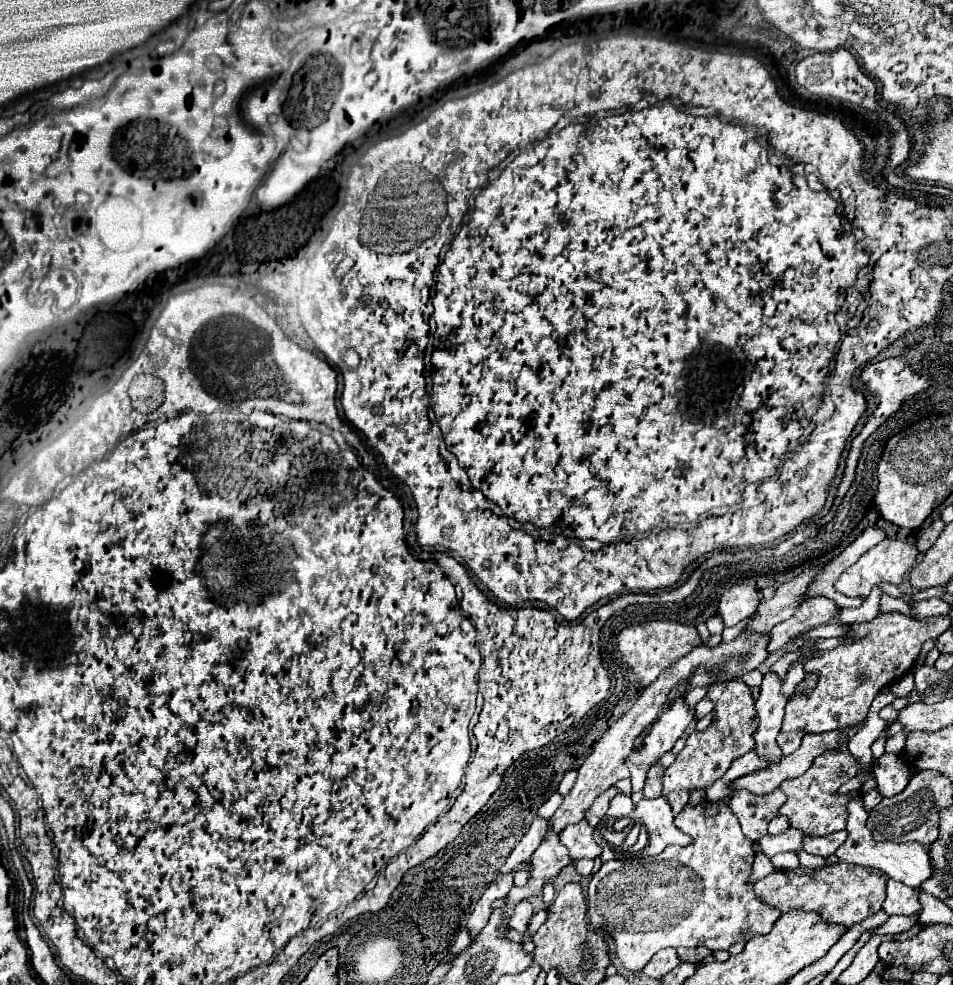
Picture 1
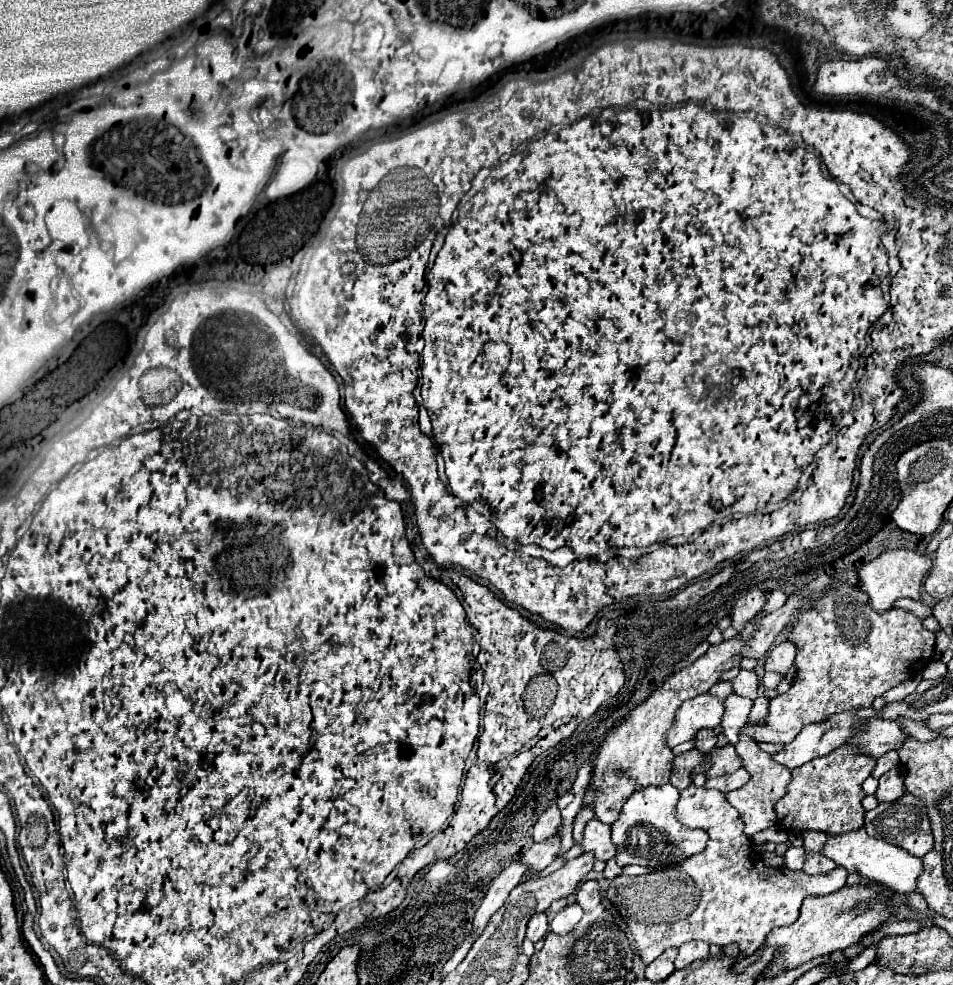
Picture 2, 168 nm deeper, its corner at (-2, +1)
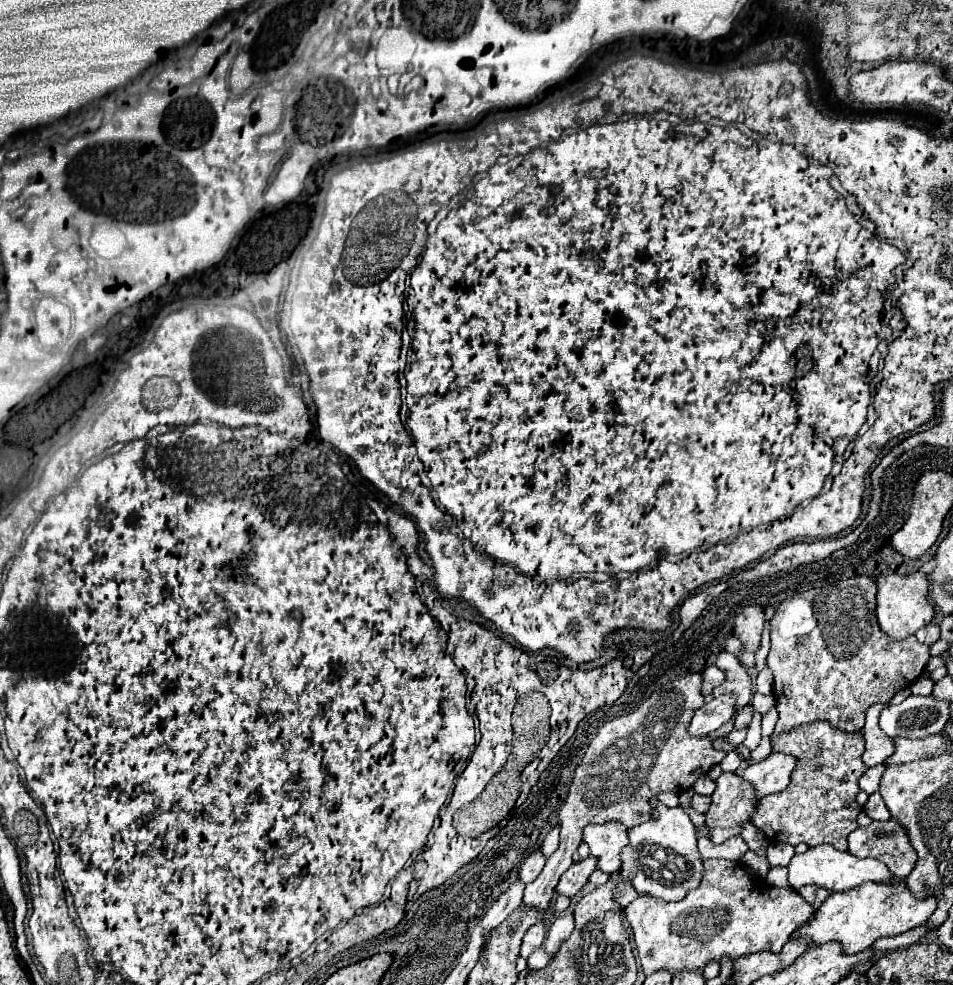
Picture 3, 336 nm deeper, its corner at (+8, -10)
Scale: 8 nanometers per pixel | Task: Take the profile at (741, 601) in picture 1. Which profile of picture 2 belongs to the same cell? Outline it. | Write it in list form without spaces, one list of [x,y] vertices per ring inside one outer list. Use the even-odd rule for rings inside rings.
[[[750,590],[750,592],[746,592],[746,594],[736,602],[736,606],[734,606],[734,610],[732,610],[732,626],[734,626],[738,632],[742,632],[744,626],[746,626],[746,622],[750,622],[752,618],[756,618],[756,614],[762,612],[764,604],[766,604],[764,592],[760,592],[760,590]]]

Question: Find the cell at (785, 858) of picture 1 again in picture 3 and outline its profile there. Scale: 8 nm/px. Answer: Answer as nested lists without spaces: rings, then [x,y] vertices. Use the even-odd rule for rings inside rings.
[[[816,845],[810,847],[802,855],[794,855],[790,865],[788,865],[788,881],[792,889],[800,889],[802,885],[818,885],[826,887],[830,891],[850,891],[862,885],[862,881],[874,881],[874,883],[892,883],[892,873],[890,869],[880,863],[874,857],[860,859],[848,851],[838,851],[832,845]]]

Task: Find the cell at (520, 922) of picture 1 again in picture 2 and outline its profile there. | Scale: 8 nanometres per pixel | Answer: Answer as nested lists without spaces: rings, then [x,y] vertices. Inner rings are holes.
[[[538,912],[538,914],[534,914],[534,916],[530,918],[530,922],[528,922],[526,938],[536,944],[536,942],[542,940],[546,934],[548,934],[548,918],[546,918],[544,912]]]

